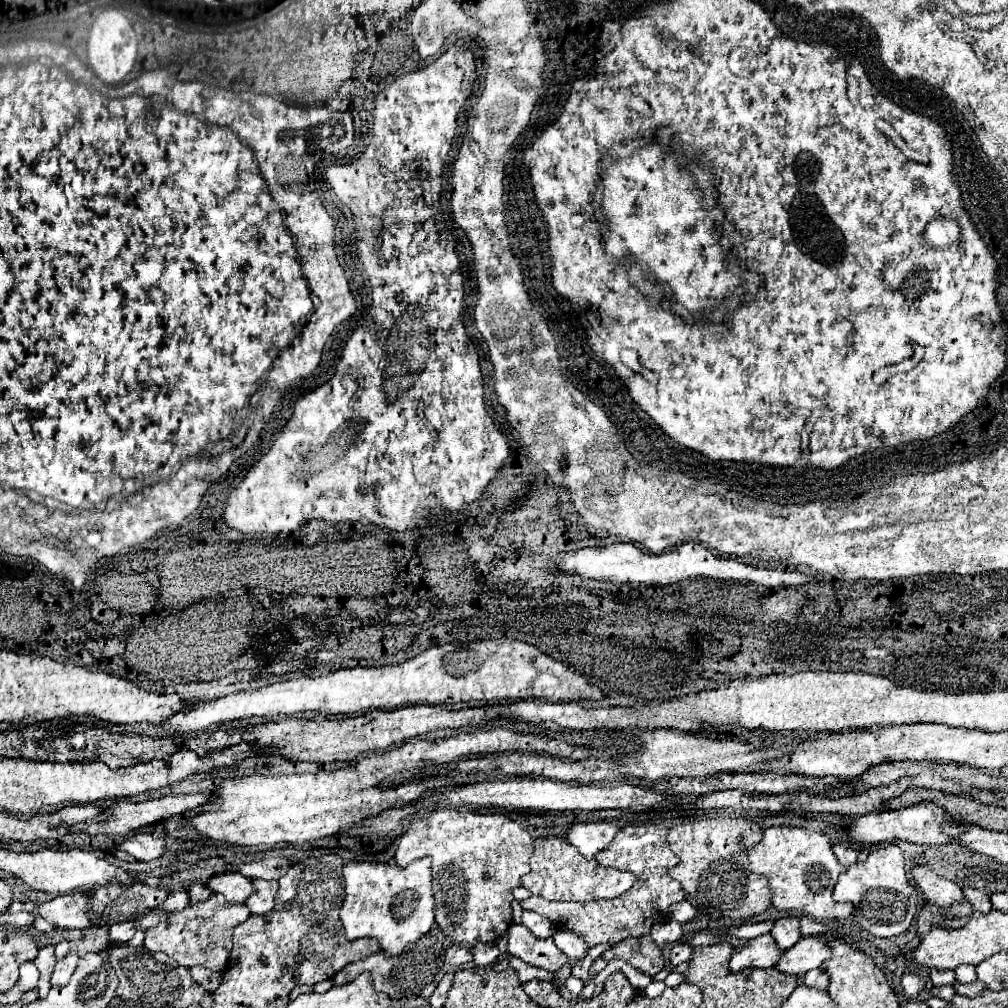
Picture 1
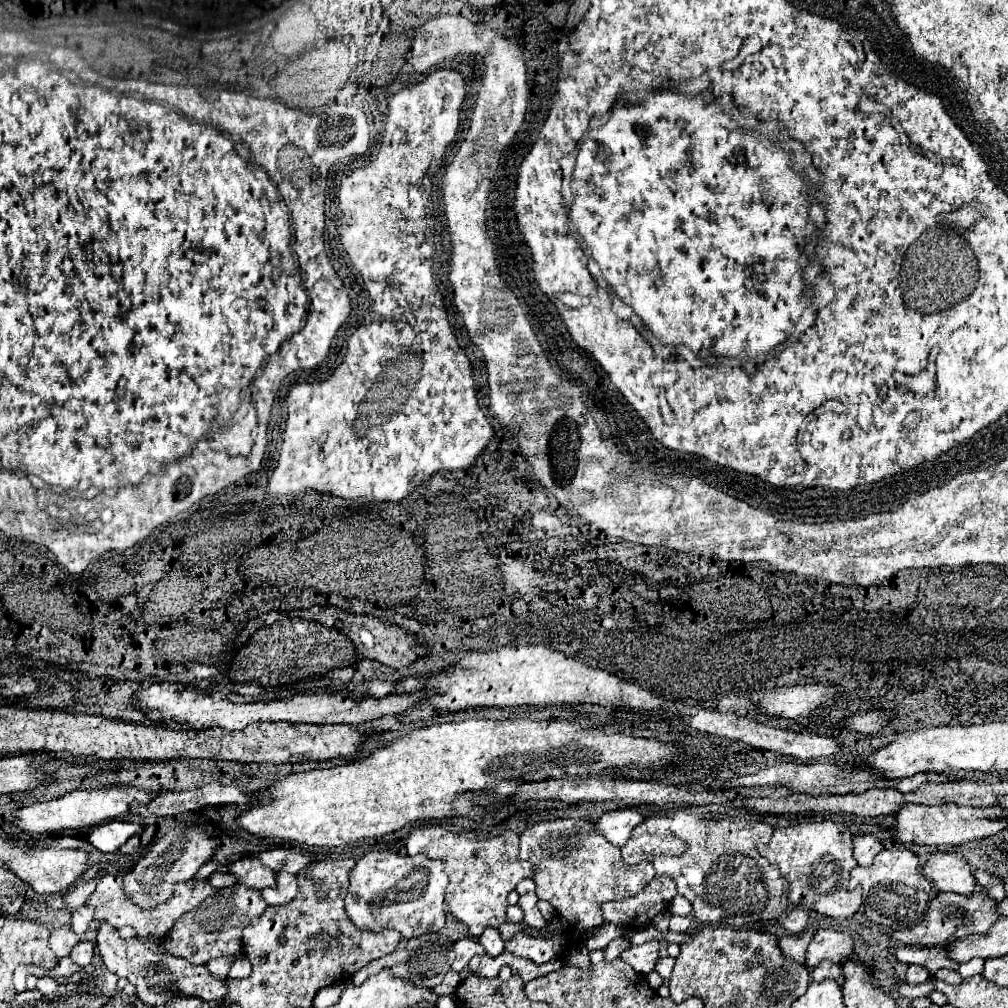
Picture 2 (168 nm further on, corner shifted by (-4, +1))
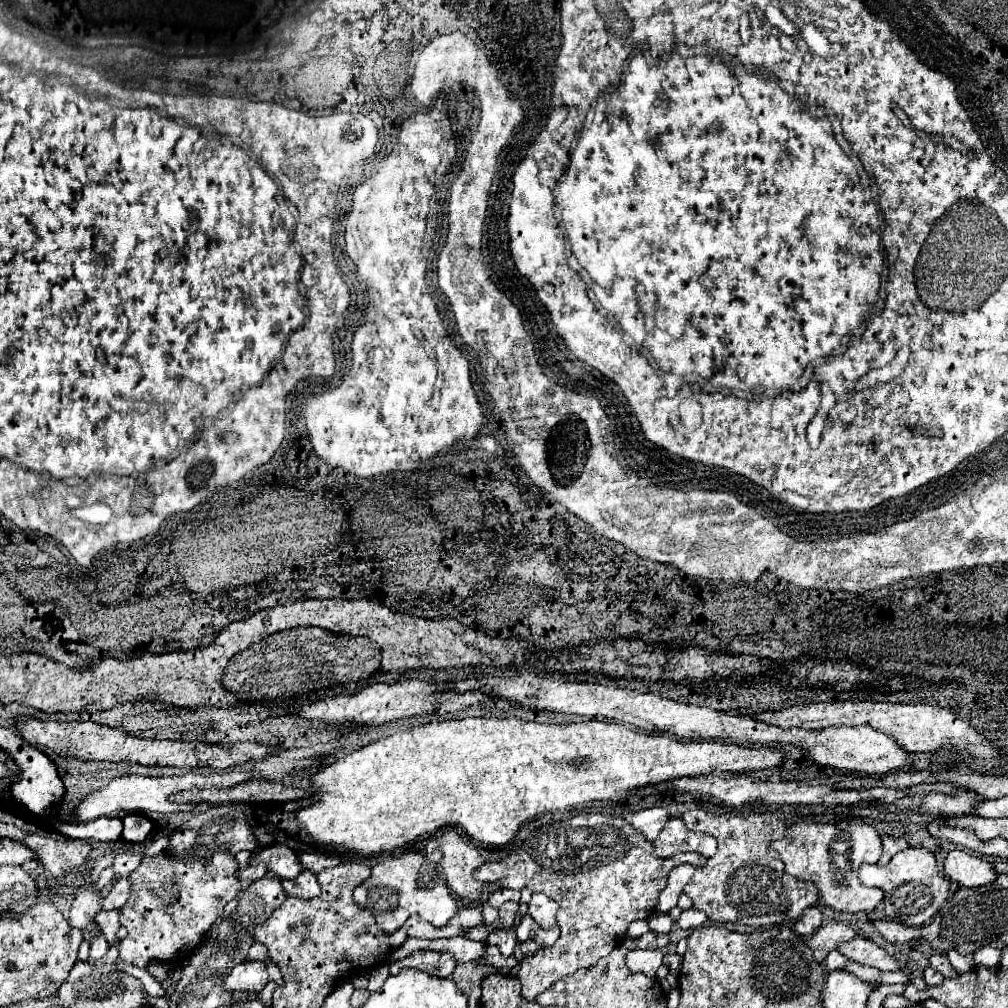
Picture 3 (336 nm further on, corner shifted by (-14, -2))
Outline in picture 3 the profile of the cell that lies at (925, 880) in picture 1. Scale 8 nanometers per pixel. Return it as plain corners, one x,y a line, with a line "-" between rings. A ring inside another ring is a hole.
960,849
948,853
944,861
944,873
950,881
956,881
960,887
988,885
998,877
992,863

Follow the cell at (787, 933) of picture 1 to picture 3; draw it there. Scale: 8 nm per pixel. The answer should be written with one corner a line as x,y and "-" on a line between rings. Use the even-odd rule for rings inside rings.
808,907
802,917
794,923
794,931
800,935
812,935
822,925
822,911
818,907

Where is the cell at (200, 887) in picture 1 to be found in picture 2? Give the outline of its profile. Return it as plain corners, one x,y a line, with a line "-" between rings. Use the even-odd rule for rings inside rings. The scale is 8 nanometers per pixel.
214,872
210,878
208,878
208,882
216,888
216,890
220,890
220,888
226,888
226,886
230,886
230,884
236,884
236,878
232,876
232,874
228,874
228,872

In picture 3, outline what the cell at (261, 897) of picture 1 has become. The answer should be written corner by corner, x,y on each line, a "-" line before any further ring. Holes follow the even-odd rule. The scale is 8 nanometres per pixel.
302,871
292,881
286,879
284,889
286,889
286,895
294,895
294,897
302,897
302,899
314,899
320,895
320,885
312,871

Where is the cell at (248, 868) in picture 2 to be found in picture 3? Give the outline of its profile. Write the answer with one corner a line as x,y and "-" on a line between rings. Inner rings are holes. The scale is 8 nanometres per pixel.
280,843
264,847
256,855
252,855
250,865
258,865
258,863
266,863
268,871
282,879
294,879
304,869
302,863
298,863
296,851

